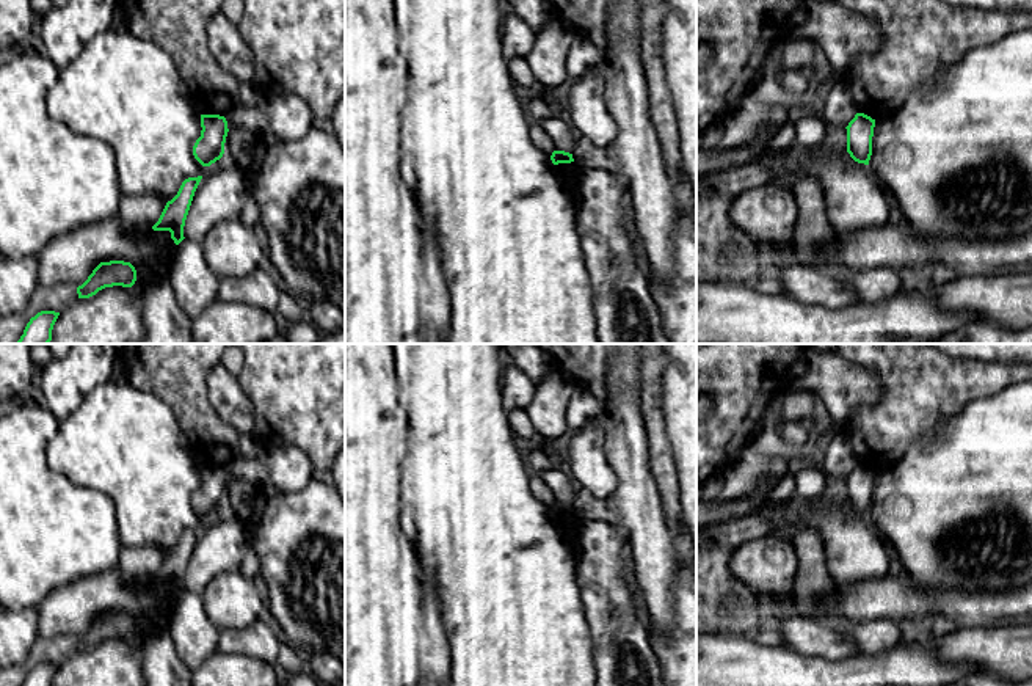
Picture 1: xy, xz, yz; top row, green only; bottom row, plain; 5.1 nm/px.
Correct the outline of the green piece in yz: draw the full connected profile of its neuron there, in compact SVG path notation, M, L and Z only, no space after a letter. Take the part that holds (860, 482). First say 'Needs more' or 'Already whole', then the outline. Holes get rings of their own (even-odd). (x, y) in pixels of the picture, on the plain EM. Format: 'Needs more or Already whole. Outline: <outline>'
Already whole. Outline: M856 465L847 480L847 504L858 513L869 516L872 507L872 488L875 471L864 465Z

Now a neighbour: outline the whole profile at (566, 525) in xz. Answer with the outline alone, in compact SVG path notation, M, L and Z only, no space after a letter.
M574 512L571 515L558 515L554 516L557 527L565 540L565 543L568 545L568 548L571 549L571 553L574 554L576 560L577 560L577 527L582 521L582 518Z

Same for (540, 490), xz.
M530 477L530 491L546 507L552 507L555 502L552 490L540 477Z

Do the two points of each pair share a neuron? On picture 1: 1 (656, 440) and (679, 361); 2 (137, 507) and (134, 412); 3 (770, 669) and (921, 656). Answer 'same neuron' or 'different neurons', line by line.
1: different neurons
2: same neuron
3: same neuron

